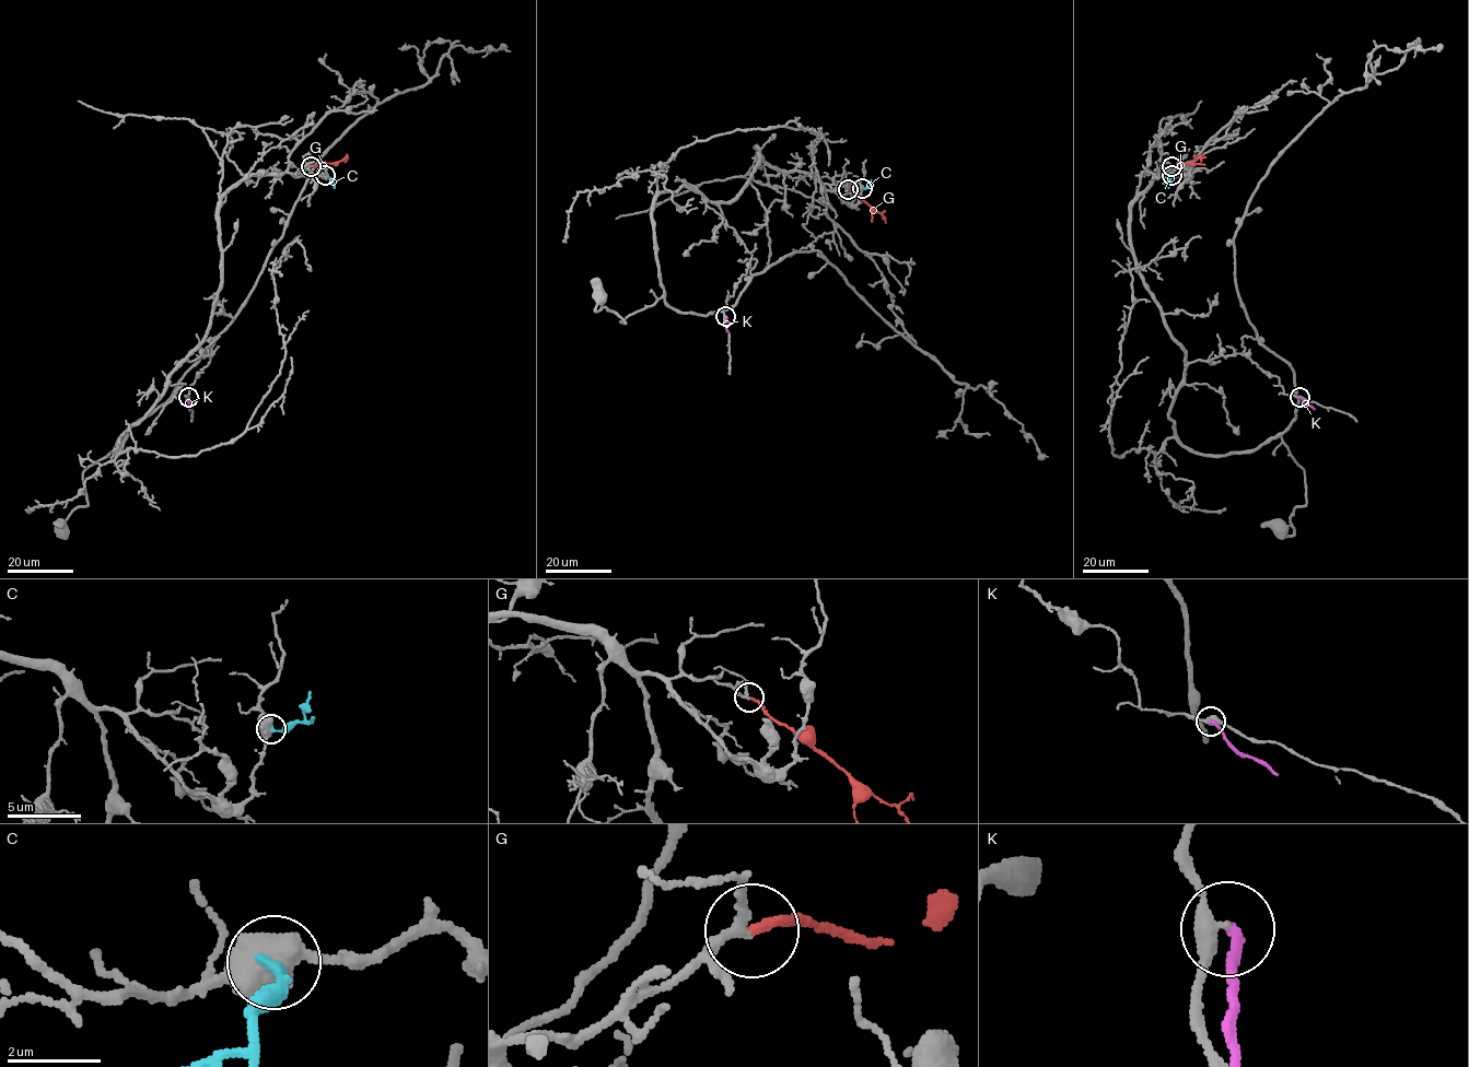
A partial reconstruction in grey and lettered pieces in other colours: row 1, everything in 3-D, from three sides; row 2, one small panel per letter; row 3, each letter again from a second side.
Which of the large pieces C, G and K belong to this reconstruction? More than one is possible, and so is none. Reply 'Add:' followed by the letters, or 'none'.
Add: G

